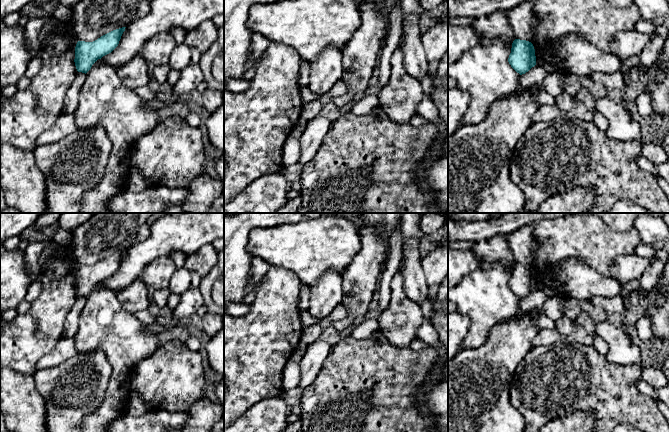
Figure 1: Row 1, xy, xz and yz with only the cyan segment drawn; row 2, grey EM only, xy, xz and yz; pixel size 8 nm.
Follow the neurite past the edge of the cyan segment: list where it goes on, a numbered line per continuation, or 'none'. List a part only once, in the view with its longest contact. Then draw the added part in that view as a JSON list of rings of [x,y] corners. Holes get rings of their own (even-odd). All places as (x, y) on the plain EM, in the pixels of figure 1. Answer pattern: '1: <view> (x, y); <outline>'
none

